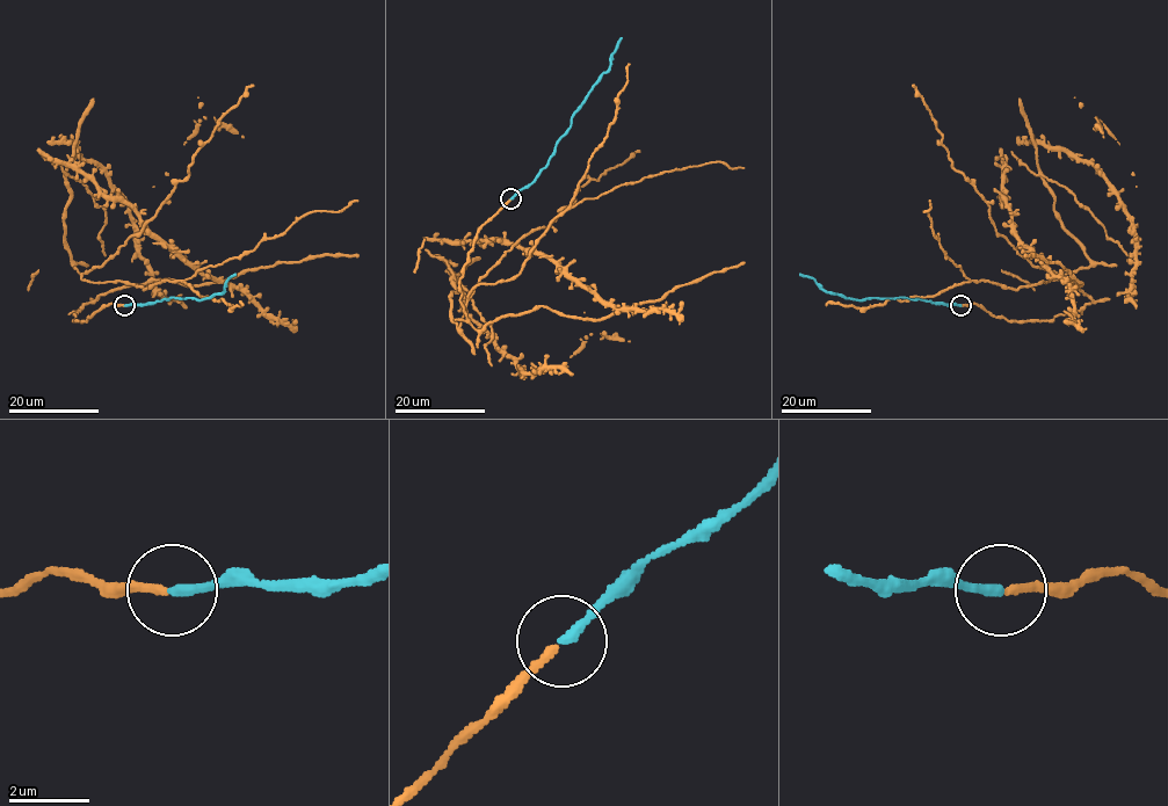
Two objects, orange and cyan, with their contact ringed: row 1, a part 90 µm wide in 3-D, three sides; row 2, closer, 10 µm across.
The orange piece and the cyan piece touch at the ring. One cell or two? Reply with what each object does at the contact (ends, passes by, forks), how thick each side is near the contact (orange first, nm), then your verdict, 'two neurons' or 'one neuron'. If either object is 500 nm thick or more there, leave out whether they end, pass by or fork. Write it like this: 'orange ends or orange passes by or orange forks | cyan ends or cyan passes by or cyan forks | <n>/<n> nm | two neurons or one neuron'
orange ends | cyan ends | 190/240 nm | one neuron

